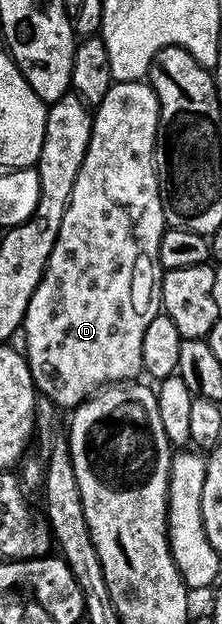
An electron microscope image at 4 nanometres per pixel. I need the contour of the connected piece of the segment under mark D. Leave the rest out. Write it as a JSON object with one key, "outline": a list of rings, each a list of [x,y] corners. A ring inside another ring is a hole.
{"outline":[[[148,81],[114,82],[111,88],[107,88],[107,96],[102,102],[96,103],[92,111],[93,131],[90,134],[90,143],[87,144],[86,155],[83,156],[82,167],[75,176],[74,187],[71,188],[69,202],[66,211],[63,212],[62,224],[59,226],[58,238],[47,260],[45,272],[35,288],[34,295],[27,304],[23,323],[25,332],[24,353],[27,355],[29,370],[33,374],[34,383],[42,395],[45,394],[57,406],[69,406],[76,408],[97,393],[98,390],[112,386],[118,382],[128,382],[136,379],[142,373],[143,364],[143,336],[147,336],[147,324],[155,320],[161,309],[161,276],[162,268],[159,260],[159,244],[163,240],[167,229],[163,216],[163,204],[161,203],[161,189],[157,179],[157,121],[159,120],[159,100],[155,96],[153,87]]]}

